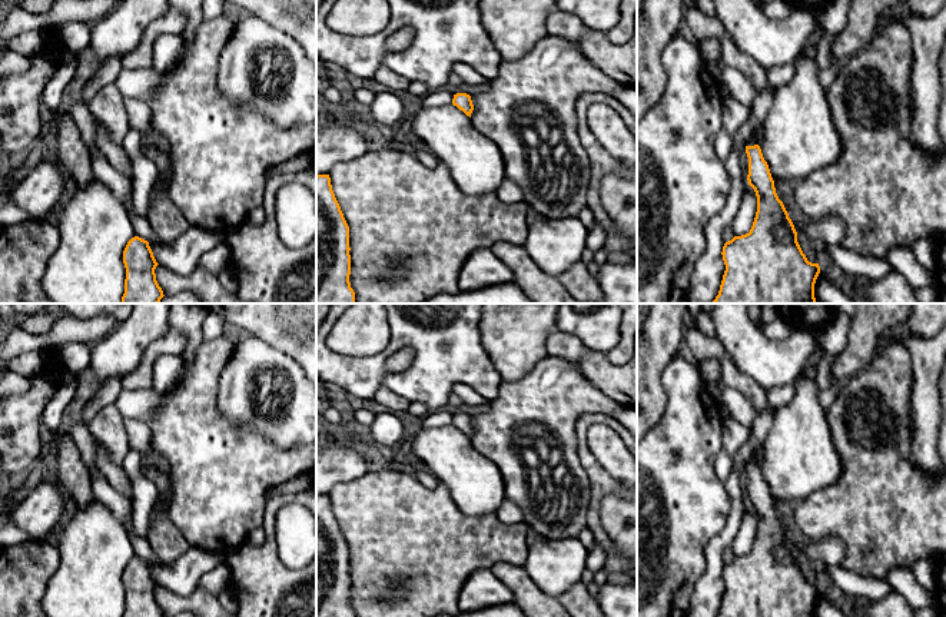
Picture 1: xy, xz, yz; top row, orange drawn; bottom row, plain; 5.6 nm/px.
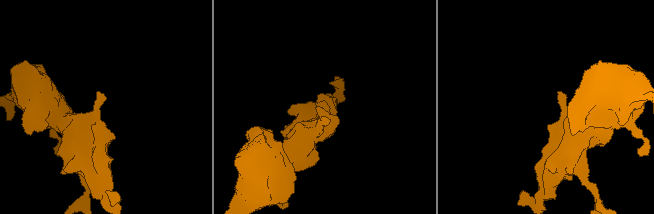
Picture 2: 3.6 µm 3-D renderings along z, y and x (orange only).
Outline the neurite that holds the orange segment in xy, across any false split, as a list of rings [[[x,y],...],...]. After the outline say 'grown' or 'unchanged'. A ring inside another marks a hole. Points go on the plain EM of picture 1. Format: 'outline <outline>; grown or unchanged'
outline [[[132,558],[123,571],[123,584],[126,588],[123,617],[165,617],[155,594],[159,584],[147,561]]]; unchanged

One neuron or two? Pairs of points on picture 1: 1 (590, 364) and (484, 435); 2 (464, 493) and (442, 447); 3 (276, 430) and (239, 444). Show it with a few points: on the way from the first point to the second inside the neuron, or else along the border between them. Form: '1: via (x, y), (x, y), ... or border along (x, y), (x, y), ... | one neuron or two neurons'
1: border along (577, 367), (604, 394) | two neurons
2: via (464, 481), (464, 473), (451, 458) | one neuron
3: border along (231, 420), (254, 427), (275, 445), (292, 448) | two neurons

